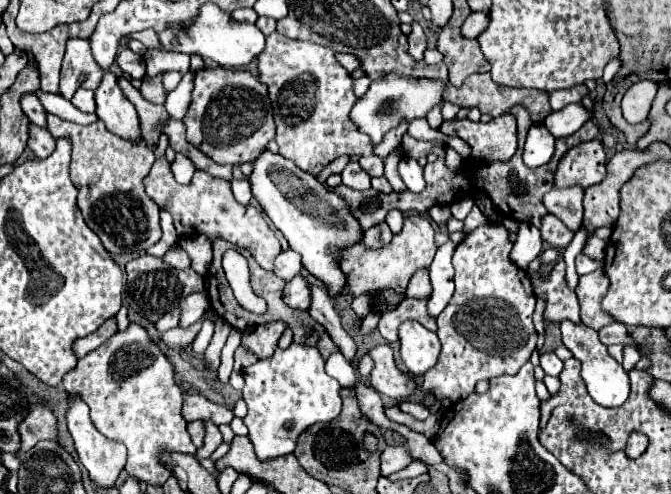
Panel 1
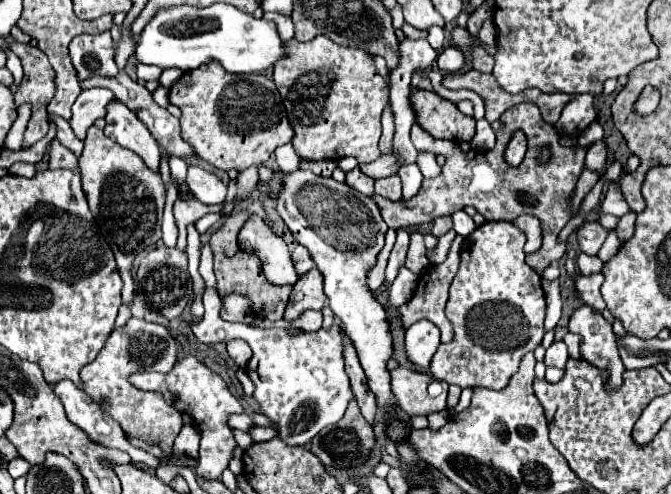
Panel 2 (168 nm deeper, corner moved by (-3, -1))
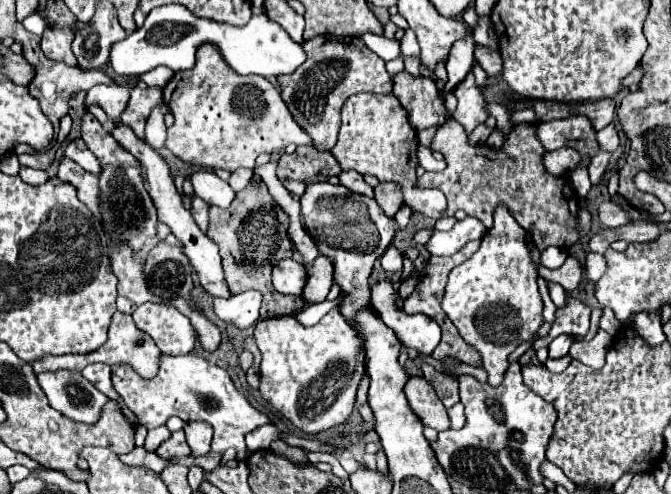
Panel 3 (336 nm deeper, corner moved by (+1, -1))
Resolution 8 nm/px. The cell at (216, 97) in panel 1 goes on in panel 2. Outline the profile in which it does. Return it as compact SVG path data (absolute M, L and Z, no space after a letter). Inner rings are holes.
M215 62L201 64L171 86L169 100L183 112L181 138L193 146L199 158L219 170L261 166L277 146L293 138L277 86L263 74L251 78L249 74L229 74Z

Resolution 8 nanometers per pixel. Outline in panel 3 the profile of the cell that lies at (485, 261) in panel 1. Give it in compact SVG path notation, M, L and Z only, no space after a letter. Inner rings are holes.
M505 206L495 210L495 224L483 236L479 250L449 274L441 308L459 330L459 336L483 356L483 368L489 374L491 386L503 382L509 366L507 356L543 324L537 278L539 272L531 260L527 232L513 220Z

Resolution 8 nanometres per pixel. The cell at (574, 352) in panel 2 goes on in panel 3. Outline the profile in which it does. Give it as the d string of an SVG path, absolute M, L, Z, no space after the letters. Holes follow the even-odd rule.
M597 330L593 340L589 340L589 342L587 340L577 340L571 346L569 354L575 360L579 360L579 362L583 362L591 368L601 368L605 364L605 354L607 354L611 342L613 342L611 334L607 334L605 330Z

